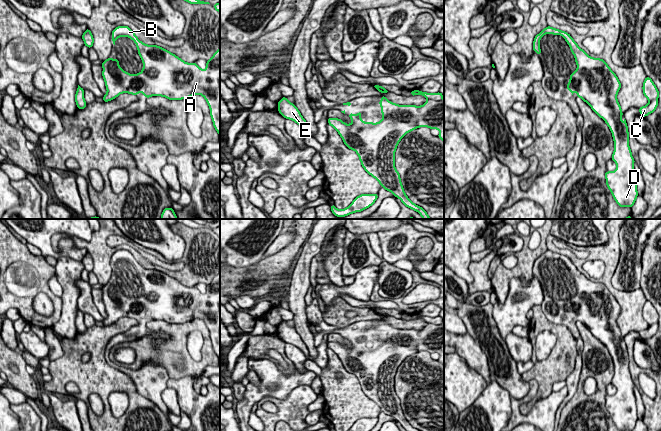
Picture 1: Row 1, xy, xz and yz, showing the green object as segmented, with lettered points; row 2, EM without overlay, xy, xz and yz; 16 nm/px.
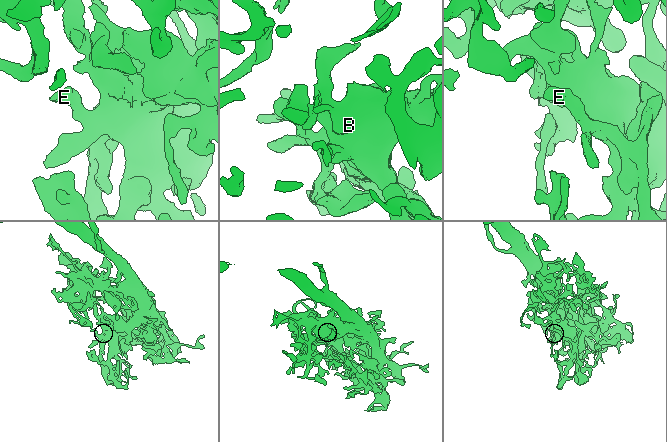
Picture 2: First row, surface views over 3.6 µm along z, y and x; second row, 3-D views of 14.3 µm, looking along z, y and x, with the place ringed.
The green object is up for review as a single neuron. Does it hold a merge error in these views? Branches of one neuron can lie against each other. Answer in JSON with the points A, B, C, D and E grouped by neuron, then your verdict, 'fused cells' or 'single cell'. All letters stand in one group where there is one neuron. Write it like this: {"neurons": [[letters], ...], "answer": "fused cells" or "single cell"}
{"neurons": [["A", "B", "C", "D", "E"]], "answer": "single cell"}

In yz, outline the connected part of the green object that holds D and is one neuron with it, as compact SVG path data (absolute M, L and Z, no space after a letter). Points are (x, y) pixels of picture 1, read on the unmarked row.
M550 250L543 253L534 262L533 275L538 279L541 279L539 266L545 258L561 259L570 270L571 276L575 281L577 293L570 299L570 305L566 312L572 317L572 319L576 316L578 321L589 328L591 333L606 346L612 356L614 376L611 383L616 387L617 392L612 396L606 395L606 409L620 431L632 431L638 420L636 397L634 394L635 384L632 381L629 371L629 357L626 344L624 343L623 346L621 345L623 337L617 324L617 318L621 312L619 303L603 283L593 282L587 279L586 276L577 269L570 258Z

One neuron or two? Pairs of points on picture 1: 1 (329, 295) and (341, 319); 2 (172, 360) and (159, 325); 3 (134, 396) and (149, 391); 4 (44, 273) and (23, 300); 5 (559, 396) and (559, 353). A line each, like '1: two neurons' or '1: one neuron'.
1: two neurons
2: one neuron
3: two neurons
4: one neuron
5: two neurons

